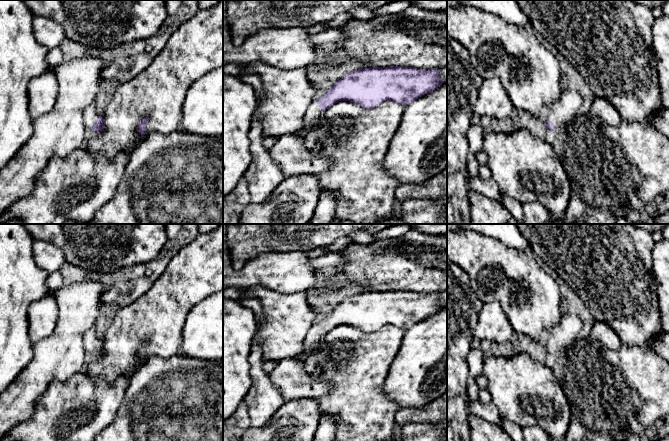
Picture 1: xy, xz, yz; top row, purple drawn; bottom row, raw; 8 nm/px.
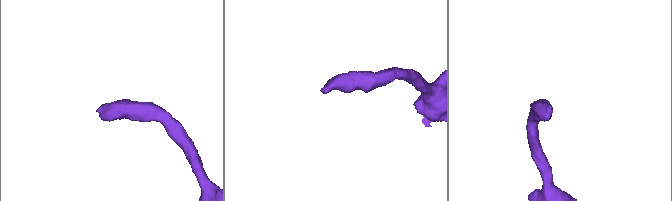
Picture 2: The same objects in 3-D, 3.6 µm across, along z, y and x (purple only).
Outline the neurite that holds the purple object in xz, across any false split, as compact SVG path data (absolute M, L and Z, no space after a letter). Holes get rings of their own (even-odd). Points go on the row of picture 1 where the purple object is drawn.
M402 66L360 68L345 74L308 107L304 115L303 129L317 125L322 111L339 101L350 101L365 109L372 109L386 100L408 105L420 96L436 90L443 83L440 69L425 70Z

